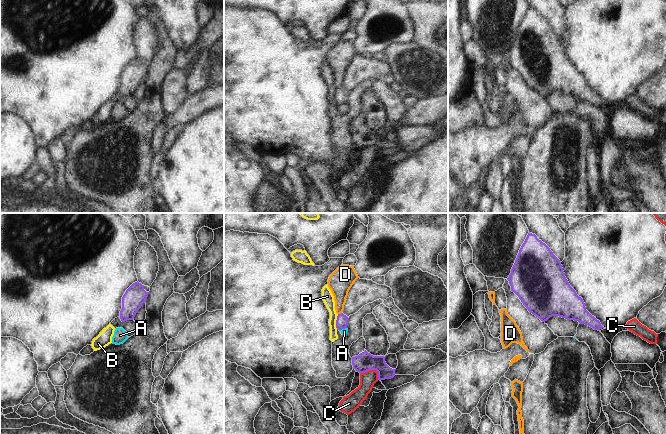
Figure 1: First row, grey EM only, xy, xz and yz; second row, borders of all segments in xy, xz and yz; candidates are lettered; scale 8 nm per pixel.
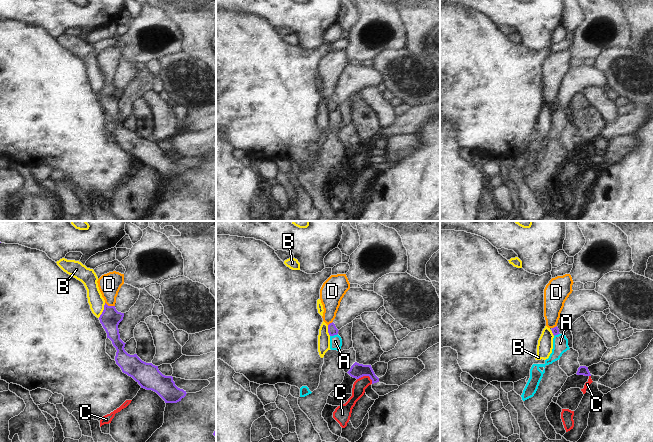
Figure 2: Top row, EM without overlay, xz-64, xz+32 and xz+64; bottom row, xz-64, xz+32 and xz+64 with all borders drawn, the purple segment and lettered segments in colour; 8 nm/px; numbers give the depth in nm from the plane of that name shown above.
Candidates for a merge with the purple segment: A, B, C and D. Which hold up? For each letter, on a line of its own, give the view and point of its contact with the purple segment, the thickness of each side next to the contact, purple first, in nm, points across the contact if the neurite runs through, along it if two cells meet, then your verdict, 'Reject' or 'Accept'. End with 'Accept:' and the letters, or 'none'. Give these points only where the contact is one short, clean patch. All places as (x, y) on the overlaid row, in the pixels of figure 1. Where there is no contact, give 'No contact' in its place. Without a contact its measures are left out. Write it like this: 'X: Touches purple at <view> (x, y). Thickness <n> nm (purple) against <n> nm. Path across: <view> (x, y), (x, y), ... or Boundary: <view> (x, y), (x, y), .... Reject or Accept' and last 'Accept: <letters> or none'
A: Touches purple at xz (342, 328). Thickness 100 nm (purple) against 50 nm. Boundary: xz (346, 327), (339, 330). Reject
B: Touches purple at xz (336, 322). Thickness 100 nm (purple) against 90 nm. Reject
C: Touches purple at xz (372, 369). Thickness 150 nm (purple) against 130 nm. Boundary: xz (360, 374), (369, 370), (375, 370), (378, 379). Reject
D: Touches purple at xz (339, 314). Thickness 100 nm (purple) against 180 nm. Boundary: xz (341, 312), (338, 314). Reject
Accept: none.

